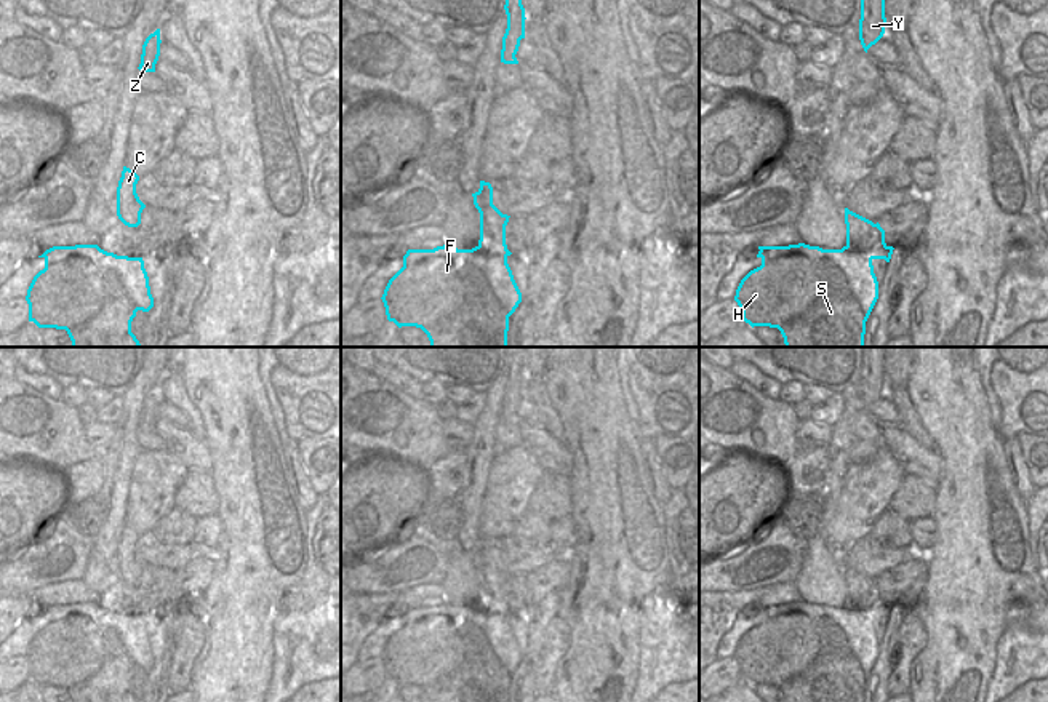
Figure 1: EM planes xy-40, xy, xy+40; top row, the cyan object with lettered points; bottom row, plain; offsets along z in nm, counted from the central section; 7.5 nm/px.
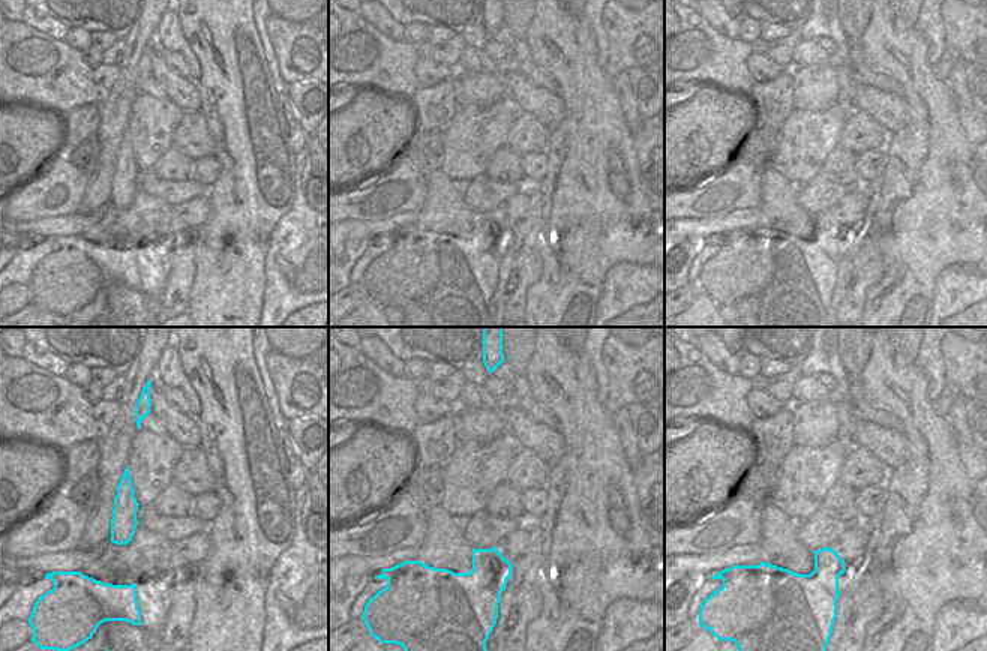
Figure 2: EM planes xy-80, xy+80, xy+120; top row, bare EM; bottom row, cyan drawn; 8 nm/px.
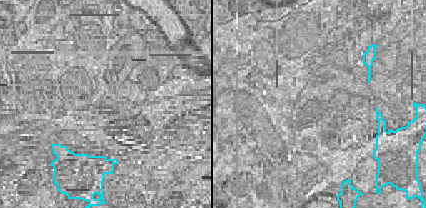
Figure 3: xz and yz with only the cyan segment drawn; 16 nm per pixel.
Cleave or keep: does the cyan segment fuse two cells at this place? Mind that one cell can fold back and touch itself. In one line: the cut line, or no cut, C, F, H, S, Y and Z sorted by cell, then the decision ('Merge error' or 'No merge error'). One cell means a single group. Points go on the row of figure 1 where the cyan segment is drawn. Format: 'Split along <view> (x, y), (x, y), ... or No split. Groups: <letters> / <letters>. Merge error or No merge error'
Split along xy (472, 248), (488, 255), (506, 256). Groups: C Y Z / F H S. Merge error.

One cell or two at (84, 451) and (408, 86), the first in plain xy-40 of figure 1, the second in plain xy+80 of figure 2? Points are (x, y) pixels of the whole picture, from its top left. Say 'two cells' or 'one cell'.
one cell

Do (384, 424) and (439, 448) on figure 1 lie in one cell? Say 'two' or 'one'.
one

